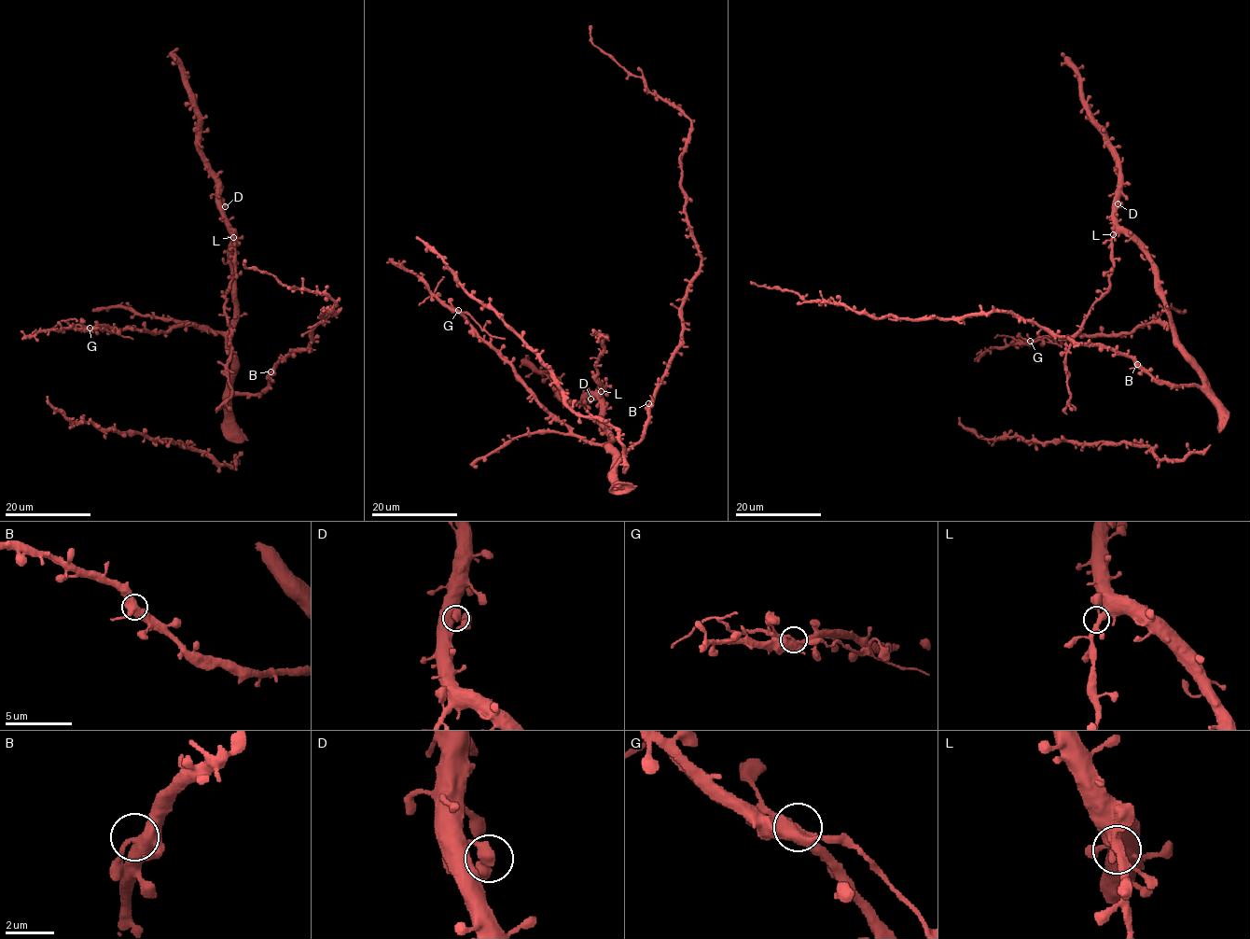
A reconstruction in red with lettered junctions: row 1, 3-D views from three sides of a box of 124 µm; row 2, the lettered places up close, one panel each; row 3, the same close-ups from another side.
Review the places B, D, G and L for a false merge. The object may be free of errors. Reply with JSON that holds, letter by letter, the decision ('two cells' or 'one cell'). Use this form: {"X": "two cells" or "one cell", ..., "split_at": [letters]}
{"B": "one cell", "D": "one cell", "G": "two cells", "L": "one cell", "split_at": ["G"]}

